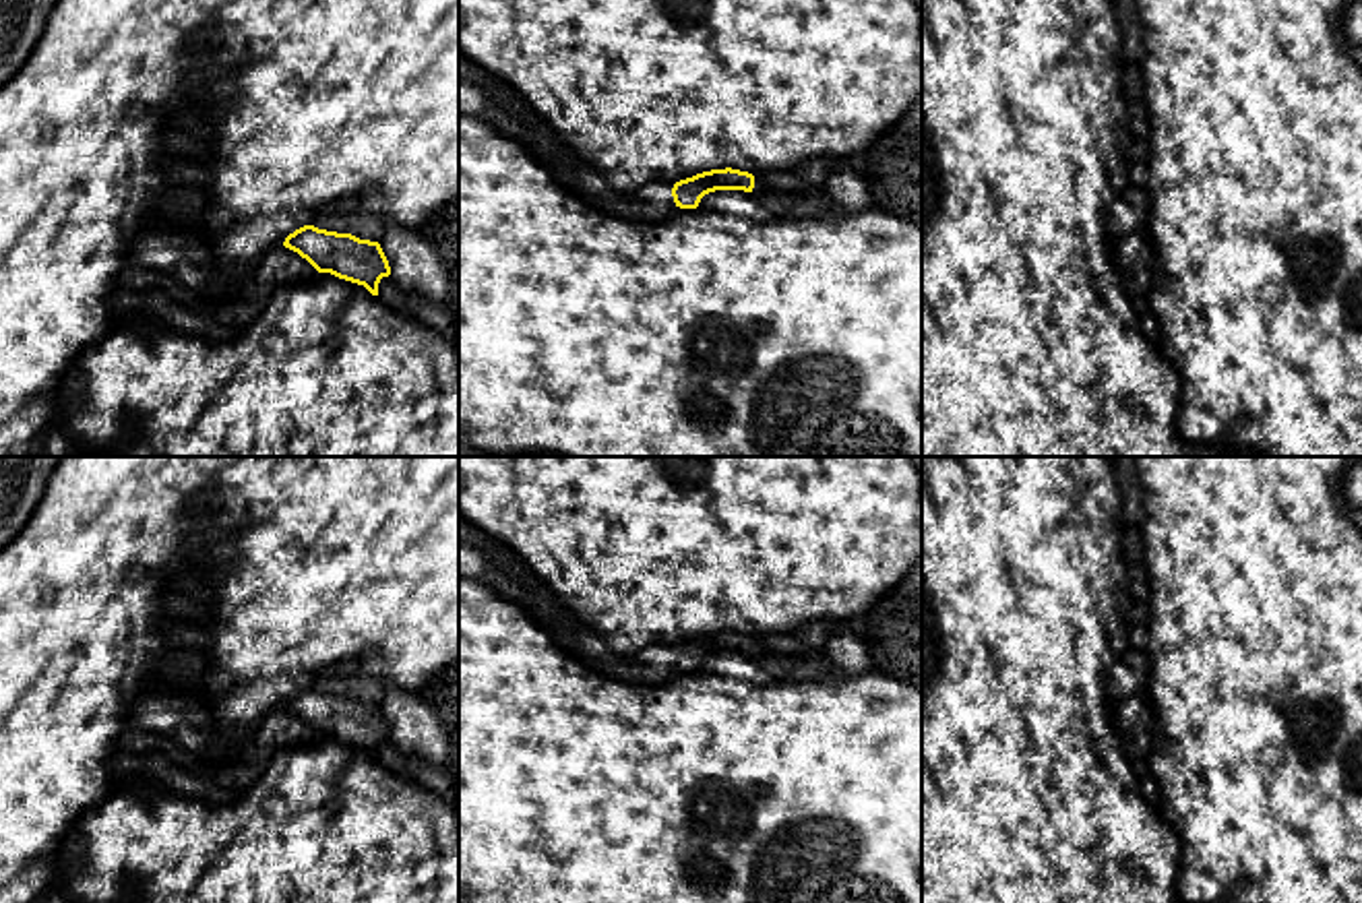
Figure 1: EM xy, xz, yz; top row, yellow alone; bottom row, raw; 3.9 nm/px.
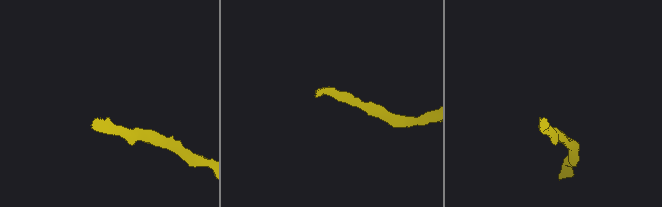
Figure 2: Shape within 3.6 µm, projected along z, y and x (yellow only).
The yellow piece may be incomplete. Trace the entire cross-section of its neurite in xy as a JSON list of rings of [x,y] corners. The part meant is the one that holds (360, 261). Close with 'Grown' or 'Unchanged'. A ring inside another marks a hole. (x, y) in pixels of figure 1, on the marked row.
[[[304,225],[289,233],[283,246],[306,258],[318,273],[364,285],[372,295],[378,295],[380,279],[391,275],[380,244],[351,233]]]. Unchanged

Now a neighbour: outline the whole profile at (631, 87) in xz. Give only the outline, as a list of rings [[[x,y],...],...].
[[[459,0],[459,54],[523,97],[560,143],[616,190],[676,184],[711,169],[792,172],[806,159],[862,155],[922,97],[920,39],[916,0]]]

